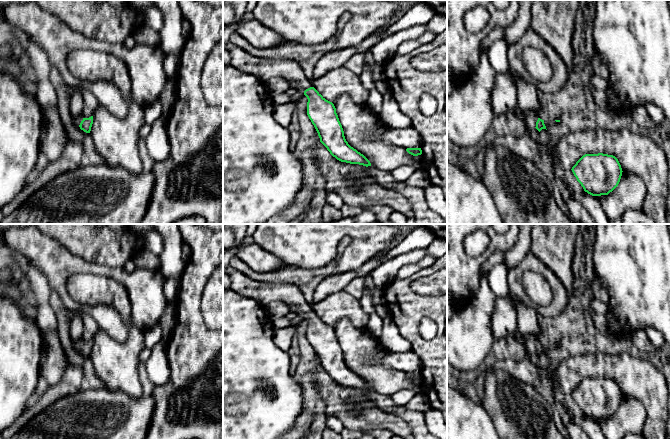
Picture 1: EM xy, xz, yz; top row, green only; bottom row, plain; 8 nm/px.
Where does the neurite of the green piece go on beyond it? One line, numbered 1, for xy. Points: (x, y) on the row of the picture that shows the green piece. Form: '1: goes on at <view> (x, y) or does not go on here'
1: goes on at xy (76, 121)

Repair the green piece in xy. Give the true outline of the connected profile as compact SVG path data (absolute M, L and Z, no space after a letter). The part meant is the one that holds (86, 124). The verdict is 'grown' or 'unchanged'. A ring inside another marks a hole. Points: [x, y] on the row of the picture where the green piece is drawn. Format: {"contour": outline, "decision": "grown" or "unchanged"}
{"contour": "M82 115L79 117L72 116L71 120L72 120L73 125L79 126L80 129L86 133L90 133L91 127L93 124L93 116L89 118L84 118Z", "decision": "grown"}

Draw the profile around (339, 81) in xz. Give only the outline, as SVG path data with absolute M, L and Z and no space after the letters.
M345 67L330 70L312 80L312 87L333 104L343 94L349 95L357 104L365 104L369 97L369 91L364 88L359 76Z

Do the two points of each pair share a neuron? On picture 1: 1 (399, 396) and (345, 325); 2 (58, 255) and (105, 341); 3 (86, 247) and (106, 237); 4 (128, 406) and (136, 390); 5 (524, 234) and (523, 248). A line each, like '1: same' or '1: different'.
1: different
2: different
3: same
4: different
5: same

